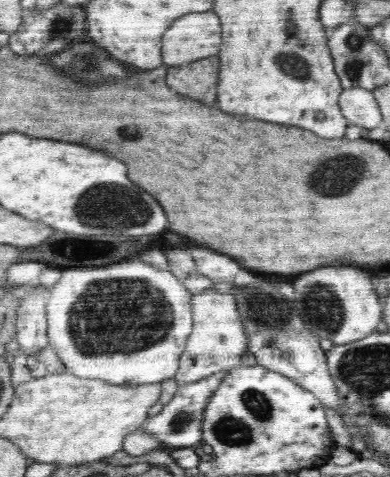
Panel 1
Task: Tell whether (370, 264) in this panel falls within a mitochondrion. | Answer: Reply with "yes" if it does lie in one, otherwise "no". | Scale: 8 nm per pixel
no

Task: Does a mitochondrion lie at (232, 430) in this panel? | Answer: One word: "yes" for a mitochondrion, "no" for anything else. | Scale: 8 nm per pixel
yes

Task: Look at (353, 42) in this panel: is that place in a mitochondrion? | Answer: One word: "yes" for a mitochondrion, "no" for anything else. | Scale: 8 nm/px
yes

